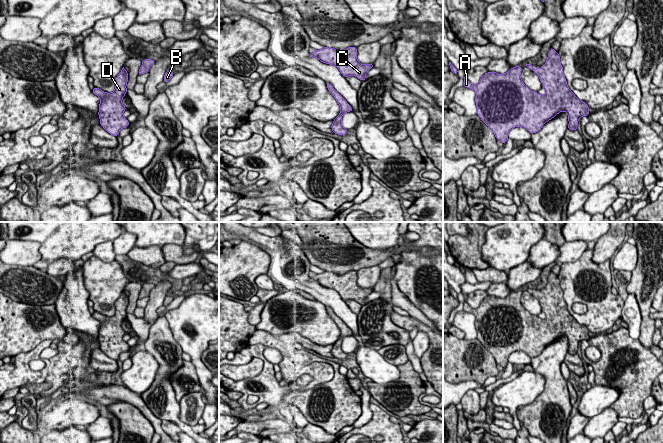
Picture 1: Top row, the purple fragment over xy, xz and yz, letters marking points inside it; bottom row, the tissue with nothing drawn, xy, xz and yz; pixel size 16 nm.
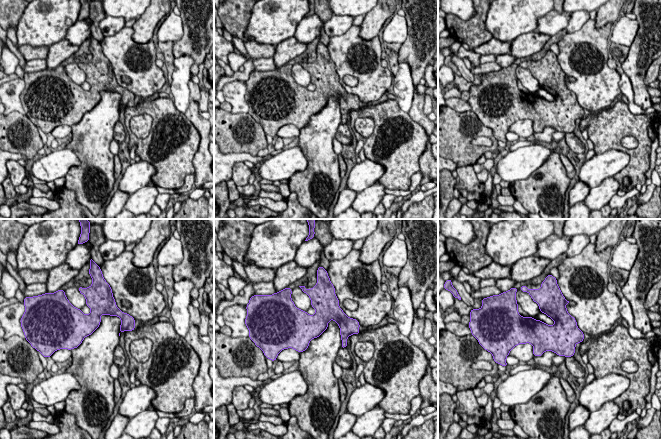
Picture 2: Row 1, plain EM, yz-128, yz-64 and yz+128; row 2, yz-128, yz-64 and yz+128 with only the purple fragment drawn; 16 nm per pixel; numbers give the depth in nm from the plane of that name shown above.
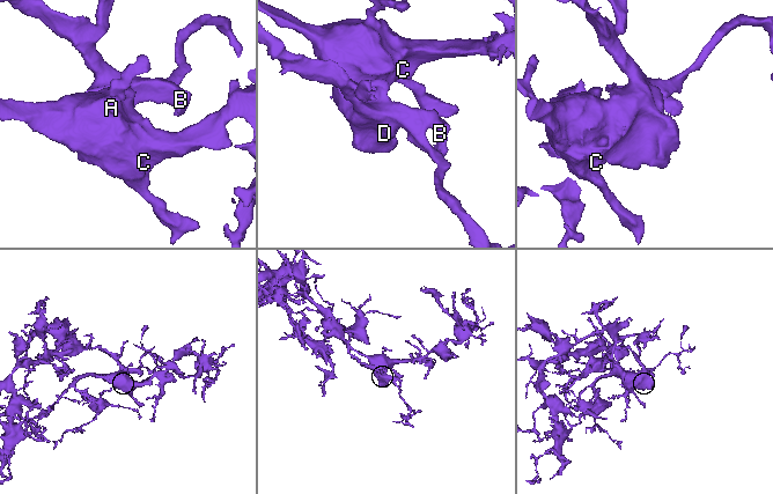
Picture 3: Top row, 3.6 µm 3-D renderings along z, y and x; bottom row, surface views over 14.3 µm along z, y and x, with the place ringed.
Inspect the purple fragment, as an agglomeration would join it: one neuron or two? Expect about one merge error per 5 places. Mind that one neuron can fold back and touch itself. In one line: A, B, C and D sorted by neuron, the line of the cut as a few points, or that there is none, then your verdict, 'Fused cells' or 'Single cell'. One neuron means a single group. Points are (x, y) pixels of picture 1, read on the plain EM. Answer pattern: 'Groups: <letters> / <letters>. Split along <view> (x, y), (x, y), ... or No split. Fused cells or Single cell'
Groups: A B C D. No split. Single cell

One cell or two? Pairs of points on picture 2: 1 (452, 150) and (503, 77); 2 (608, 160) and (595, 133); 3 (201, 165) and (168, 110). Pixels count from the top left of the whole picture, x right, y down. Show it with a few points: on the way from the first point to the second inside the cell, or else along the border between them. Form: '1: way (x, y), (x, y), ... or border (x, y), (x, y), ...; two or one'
1: border (471, 109), (492, 132); two
2: border (627, 153), (621, 150), (608, 149), (595, 155); two
3: border (198, 131), (199, 147), (193, 159), (193, 173); two

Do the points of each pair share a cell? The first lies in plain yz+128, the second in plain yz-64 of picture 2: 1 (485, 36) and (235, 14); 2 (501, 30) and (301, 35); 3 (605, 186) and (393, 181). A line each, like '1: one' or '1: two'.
1: one
2: two
3: two

